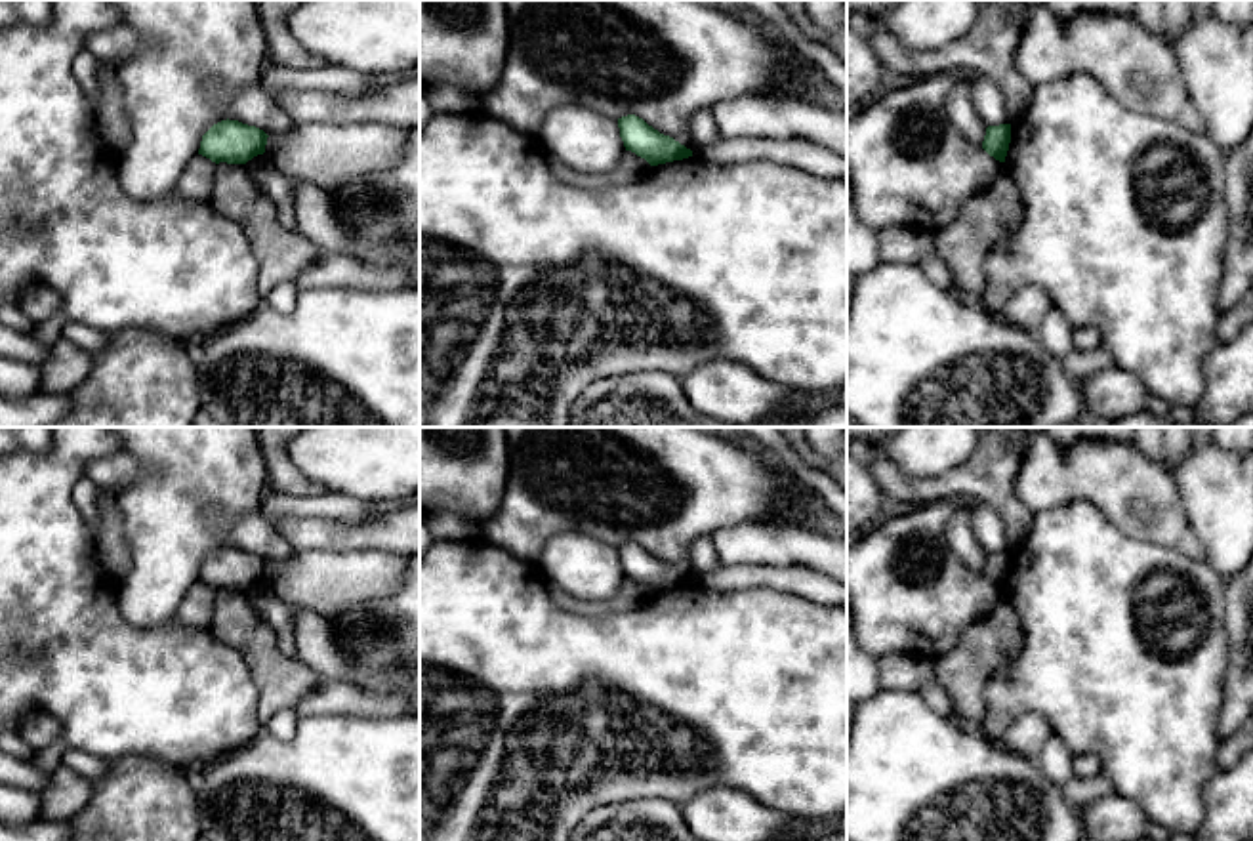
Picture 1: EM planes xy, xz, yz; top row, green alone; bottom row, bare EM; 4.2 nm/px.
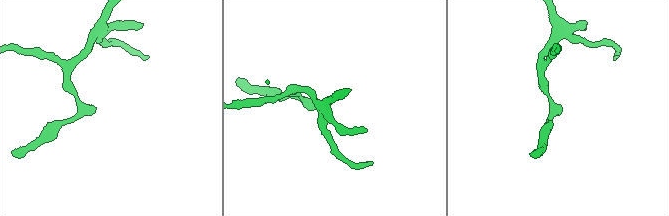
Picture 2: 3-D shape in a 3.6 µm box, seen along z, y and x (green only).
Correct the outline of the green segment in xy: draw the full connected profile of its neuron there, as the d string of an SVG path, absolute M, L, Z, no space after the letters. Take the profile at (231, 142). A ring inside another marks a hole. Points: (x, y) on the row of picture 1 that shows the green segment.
M227 118L214 124L202 135L198 154L216 164L246 164L265 153L267 137L269 135L256 126Z

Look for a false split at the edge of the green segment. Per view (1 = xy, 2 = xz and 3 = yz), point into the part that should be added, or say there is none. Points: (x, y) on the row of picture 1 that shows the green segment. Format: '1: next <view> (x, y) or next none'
1: next none
2: next none
3: next none

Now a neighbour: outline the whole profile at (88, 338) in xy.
M65 322L61 338L90 351L92 355L103 351L109 343L109 334L82 322Z

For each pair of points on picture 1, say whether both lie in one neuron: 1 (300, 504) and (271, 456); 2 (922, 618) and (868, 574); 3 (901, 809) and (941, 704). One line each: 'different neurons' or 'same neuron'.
1: different neurons
2: same neuron
3: different neurons

